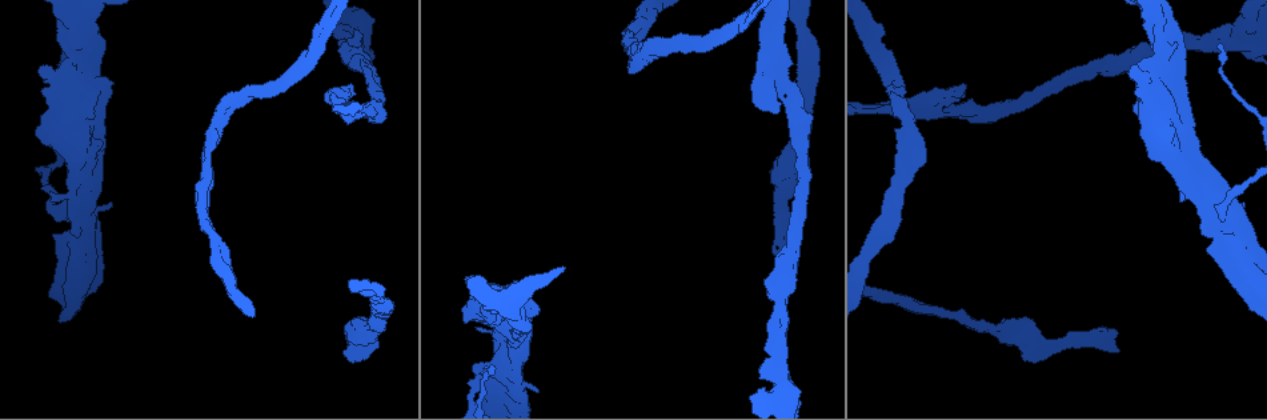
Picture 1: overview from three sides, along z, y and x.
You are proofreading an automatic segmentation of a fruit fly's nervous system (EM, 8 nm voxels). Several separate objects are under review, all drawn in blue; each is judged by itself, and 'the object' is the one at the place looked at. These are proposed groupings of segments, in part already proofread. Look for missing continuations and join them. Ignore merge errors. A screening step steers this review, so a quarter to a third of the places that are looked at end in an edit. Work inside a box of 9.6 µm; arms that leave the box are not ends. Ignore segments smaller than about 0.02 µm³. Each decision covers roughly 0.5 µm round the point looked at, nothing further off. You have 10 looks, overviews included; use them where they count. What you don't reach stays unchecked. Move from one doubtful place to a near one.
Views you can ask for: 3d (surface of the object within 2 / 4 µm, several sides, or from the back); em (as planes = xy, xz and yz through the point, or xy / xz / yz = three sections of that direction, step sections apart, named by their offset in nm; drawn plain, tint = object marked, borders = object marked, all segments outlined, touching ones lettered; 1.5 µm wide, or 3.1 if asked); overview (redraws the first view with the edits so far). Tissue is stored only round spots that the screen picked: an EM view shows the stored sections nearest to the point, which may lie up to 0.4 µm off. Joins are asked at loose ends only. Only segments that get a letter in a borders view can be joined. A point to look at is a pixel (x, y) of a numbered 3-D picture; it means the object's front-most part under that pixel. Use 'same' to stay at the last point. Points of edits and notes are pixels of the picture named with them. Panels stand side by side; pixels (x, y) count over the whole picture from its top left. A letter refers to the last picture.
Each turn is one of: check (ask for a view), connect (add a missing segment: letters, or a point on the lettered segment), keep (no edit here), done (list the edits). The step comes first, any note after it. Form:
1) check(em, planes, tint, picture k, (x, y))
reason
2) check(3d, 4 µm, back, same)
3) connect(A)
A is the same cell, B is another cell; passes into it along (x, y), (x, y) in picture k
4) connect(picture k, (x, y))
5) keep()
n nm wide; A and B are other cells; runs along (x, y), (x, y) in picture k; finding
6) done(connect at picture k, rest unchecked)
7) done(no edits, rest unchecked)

check(em, yz, step 8, tint, picture 1, (964, 85))
branch stops here

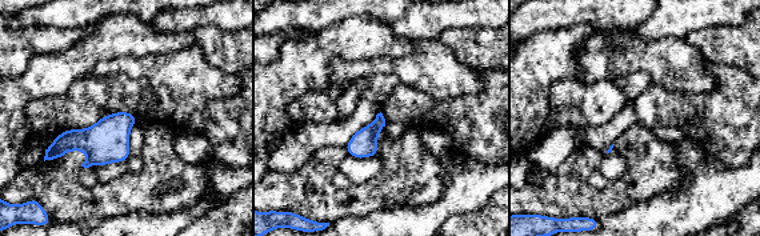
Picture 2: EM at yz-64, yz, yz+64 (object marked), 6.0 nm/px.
check(em, planes, borders, same)

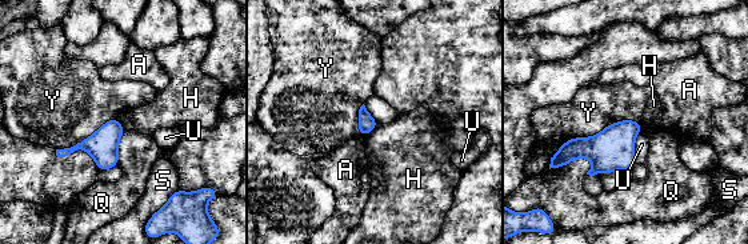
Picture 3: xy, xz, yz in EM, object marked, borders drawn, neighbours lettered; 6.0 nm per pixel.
keep()
A, H, Q, S, U and Y are other cells; no lettered segment goes on from it

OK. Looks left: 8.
check(em, planes, tint, picture 1, (337, 112))
branch stops here

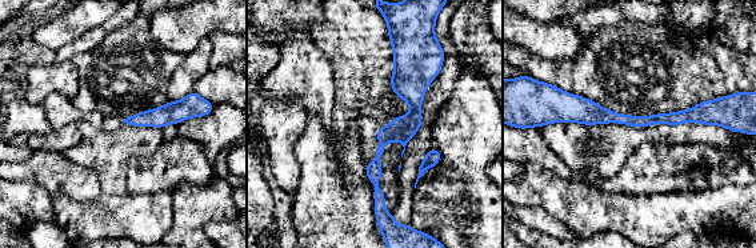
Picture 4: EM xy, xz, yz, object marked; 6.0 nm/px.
check(em, planes, borders, same)

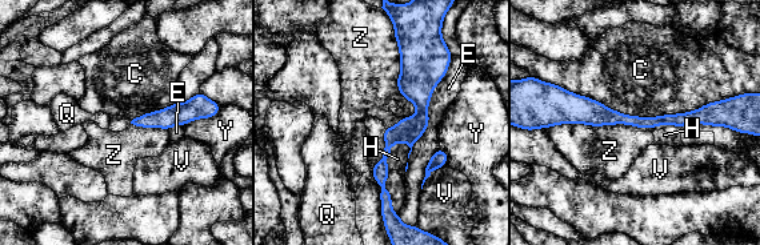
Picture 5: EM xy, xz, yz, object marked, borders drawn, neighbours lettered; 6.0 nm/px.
keep()
C, E, H, Q, V, Y and Z are other cells; border along (404, 141), (391, 148), (390, 171) in picture 5; no lettered segment goes on from it

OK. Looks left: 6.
check(3d, 2 µm, back, picture 1, (774, 250))
an open end

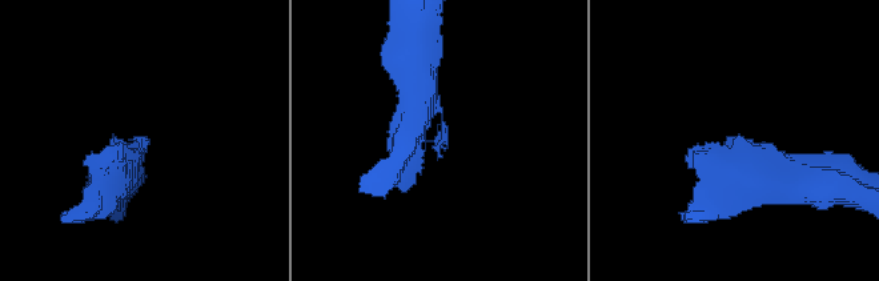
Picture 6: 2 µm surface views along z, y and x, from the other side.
check(em, planes, plain, picture 6, (143, 138))

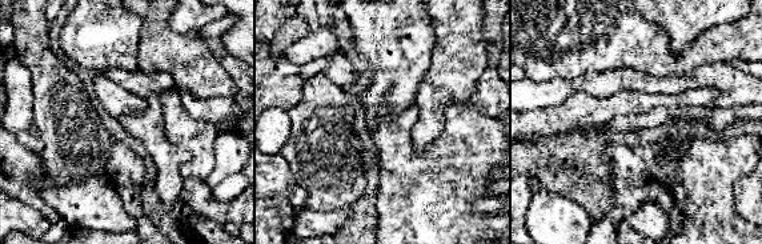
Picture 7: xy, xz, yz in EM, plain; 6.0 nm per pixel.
check(em, planes, borders, same)
what lies round it

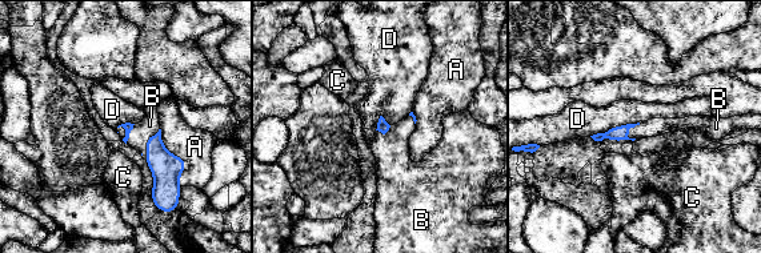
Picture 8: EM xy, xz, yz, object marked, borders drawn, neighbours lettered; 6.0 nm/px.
connect(B)
B is the same cell, A, C and D are other cells; it goes on there

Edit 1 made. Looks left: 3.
check(3d, 2 µm, picture 1, (1218, 45))
thin end

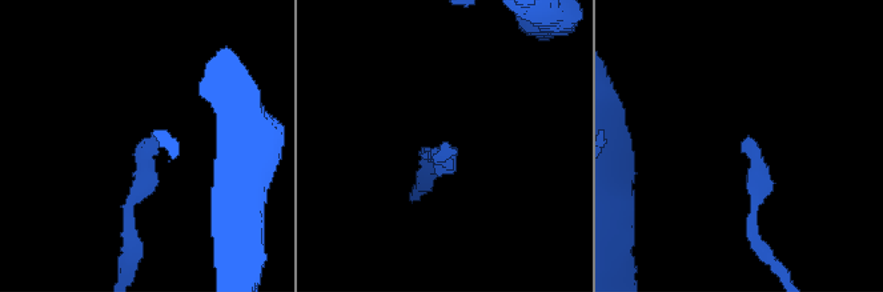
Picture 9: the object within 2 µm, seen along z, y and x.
check(em, planes, plain, picture 9, (152, 137))
now the EM

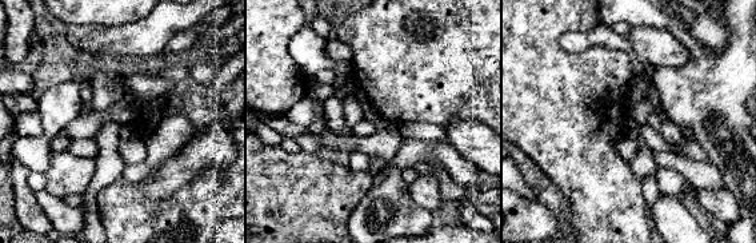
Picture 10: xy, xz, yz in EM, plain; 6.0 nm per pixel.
check(em, planes, borders, same)
see the neighbours

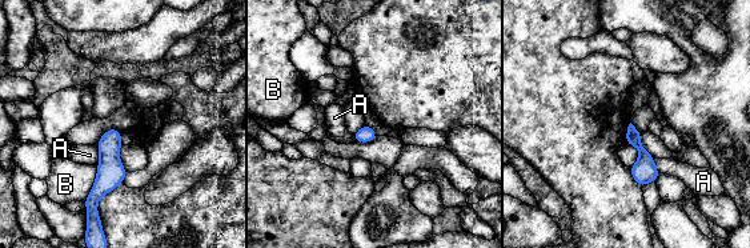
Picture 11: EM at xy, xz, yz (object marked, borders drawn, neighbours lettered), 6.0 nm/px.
keep()
100 nm wide; B touches over 240 nm; A and B are other cells; none of them fits

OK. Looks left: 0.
done(connect at picture 8, rest unchecked)

